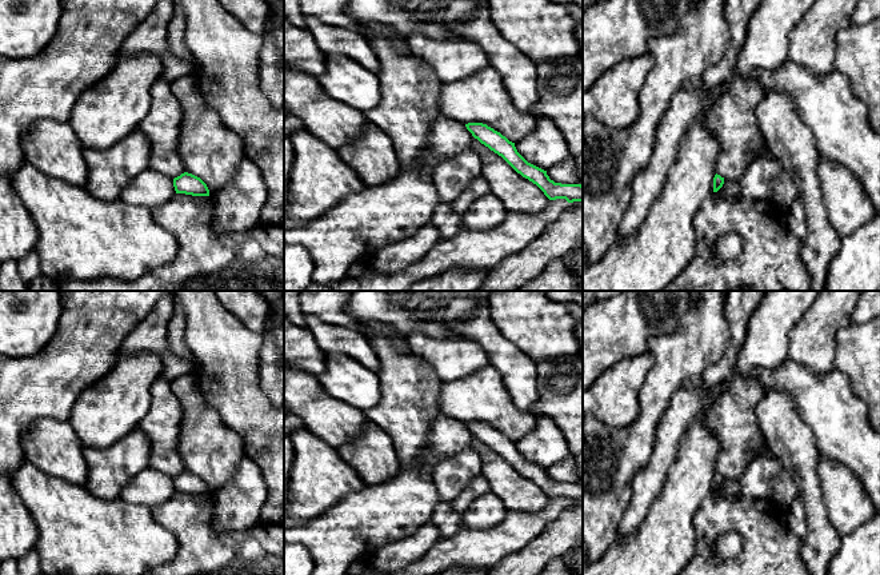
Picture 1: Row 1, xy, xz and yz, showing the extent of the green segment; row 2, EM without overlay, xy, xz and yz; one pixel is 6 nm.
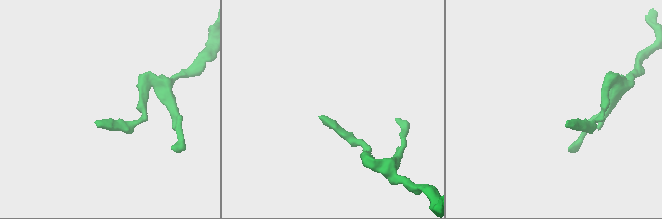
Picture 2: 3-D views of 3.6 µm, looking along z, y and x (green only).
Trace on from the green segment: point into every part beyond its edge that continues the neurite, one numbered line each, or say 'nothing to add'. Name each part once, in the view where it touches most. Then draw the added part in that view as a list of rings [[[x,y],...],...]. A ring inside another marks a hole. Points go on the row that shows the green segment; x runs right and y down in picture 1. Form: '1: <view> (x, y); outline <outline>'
nothing to add

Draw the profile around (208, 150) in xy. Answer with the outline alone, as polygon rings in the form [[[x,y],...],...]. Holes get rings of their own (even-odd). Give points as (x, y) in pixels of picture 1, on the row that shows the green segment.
[[[199,72],[175,80],[171,89],[183,109],[177,153],[184,171],[200,177],[212,197],[233,179],[244,144],[208,105]]]

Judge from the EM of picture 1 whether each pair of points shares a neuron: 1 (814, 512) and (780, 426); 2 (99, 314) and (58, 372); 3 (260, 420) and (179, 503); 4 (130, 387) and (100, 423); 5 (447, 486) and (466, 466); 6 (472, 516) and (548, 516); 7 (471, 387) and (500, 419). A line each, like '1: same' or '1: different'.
1: same
2: same
3: different
4: same
5: same
6: different
7: same

